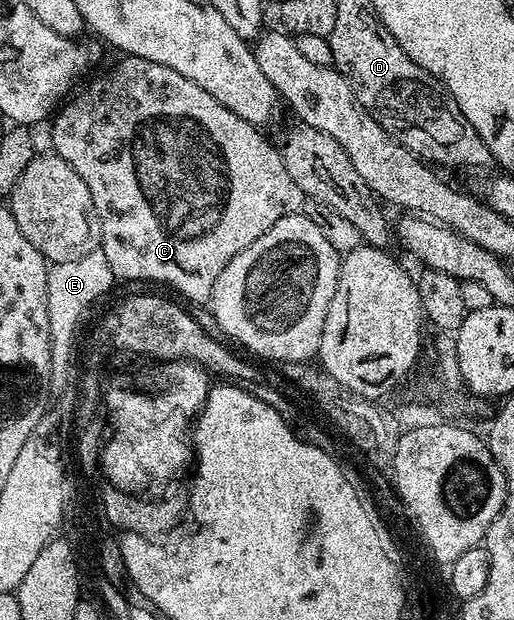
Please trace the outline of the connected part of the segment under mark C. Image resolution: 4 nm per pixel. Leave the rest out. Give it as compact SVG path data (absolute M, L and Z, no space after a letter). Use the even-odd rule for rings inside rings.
M123 55L121 59L115 68L110 68L103 76L96 77L79 96L71 95L57 109L50 124L50 142L53 151L57 152L60 158L64 158L64 162L68 162L72 170L80 174L80 178L84 178L84 186L88 186L88 194L92 194L92 202L96 206L102 231L100 251L104 254L104 258L108 258L108 266L112 266L115 277L119 281L155 280L158 284L167 284L168 287L175 288L186 300L206 304L213 297L216 278L220 278L220 270L224 270L224 266L228 266L228 262L232 262L232 258L236 258L240 250L252 246L252 242L256 242L260 234L276 226L280 218L301 213L304 199L302 191L300 186L296 186L296 182L292 182L282 161L281 151L275 145L273 148L258 133L261 131L255 125L232 114L228 106L216 102L216 98L212 98L208 90L200 90L196 82L184 78L184 74L176 74L176 70L168 66L160 66L160 62L148 62L148 58L127 55Z

